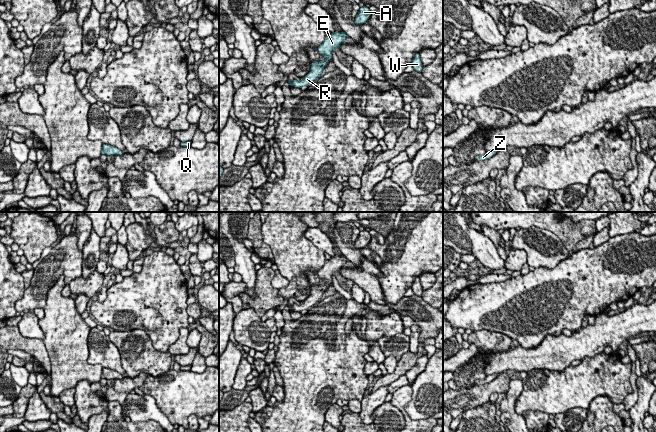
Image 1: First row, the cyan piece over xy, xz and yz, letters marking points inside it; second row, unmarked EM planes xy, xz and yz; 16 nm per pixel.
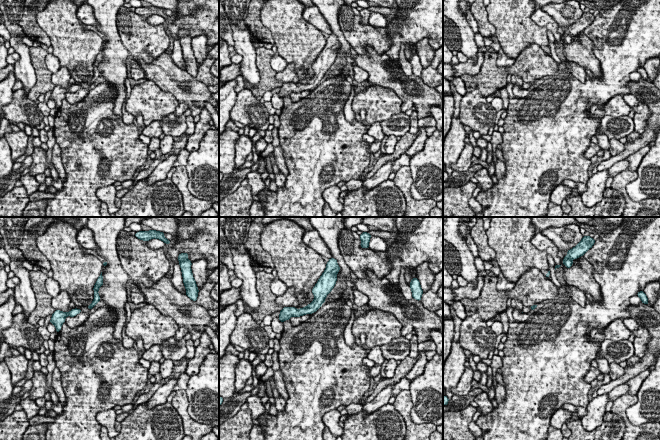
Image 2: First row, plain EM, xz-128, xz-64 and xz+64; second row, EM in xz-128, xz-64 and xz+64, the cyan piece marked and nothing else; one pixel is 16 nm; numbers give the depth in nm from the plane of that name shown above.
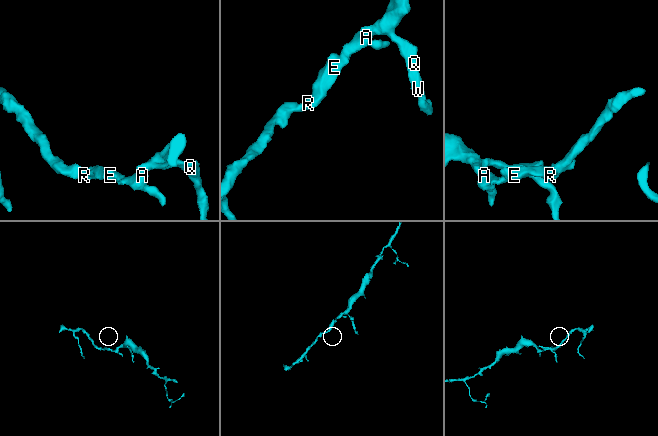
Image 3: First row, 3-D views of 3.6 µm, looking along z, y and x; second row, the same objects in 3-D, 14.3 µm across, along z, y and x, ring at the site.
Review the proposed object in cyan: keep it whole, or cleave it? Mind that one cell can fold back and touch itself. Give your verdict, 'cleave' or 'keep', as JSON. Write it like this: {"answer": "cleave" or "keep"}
{"answer": "keep"}

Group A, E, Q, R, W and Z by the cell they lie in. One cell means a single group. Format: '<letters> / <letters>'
A E Q R W Z

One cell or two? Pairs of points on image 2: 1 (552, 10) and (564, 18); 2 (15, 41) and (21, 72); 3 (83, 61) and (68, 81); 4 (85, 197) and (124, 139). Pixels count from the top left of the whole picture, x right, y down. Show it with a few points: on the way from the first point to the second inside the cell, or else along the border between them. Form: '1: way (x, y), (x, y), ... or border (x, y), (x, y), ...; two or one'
1: way (555, 10), (561, 15); one
2: way (22, 49), (23, 64); one
3: border (61, 66), (67, 69), (75, 83); two
4: way (98, 181), (105, 180), (109, 175), (113, 155); one

